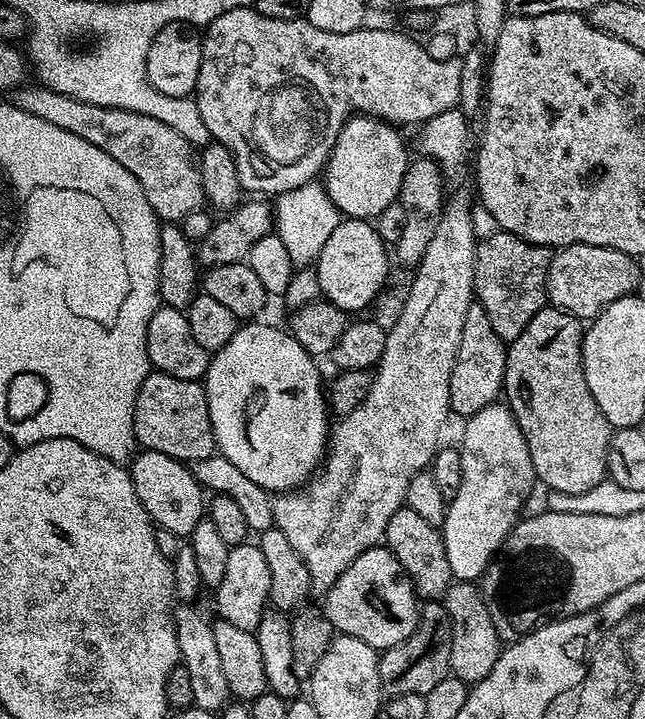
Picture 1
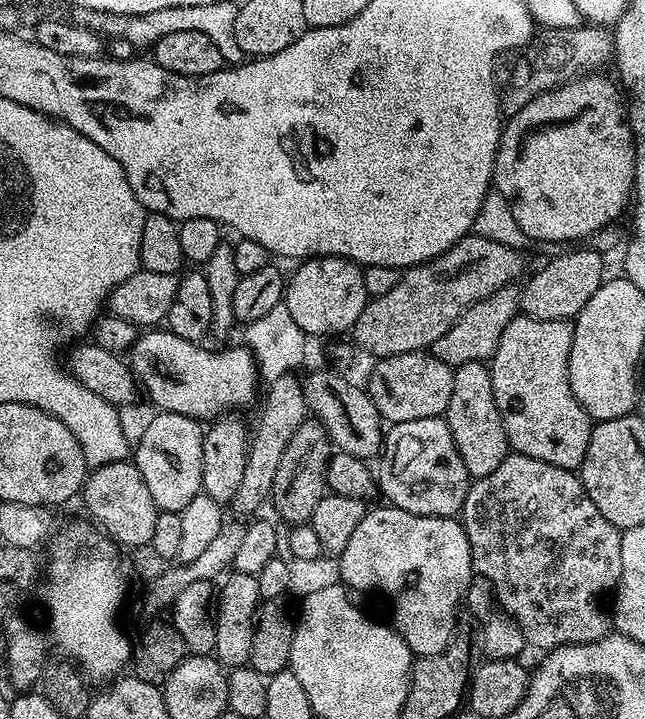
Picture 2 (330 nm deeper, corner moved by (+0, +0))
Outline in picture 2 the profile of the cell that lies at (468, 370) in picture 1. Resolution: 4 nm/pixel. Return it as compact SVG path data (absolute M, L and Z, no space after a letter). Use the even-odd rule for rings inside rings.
M479 360L455 365L454 390L450 394L450 406L445 410L443 419L448 422L448 429L454 438L454 446L462 458L462 466L466 466L469 477L479 478L486 474L494 474L494 470L498 470L498 466L502 466L504 459L510 455L506 430L502 426L502 418L494 398L492 373L485 361Z

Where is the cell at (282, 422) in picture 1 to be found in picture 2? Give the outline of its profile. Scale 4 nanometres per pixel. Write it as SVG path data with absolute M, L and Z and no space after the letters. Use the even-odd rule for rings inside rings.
M148 330L137 339L130 349L130 367L139 387L153 400L162 412L177 412L192 420L211 422L223 417L227 408L236 408L239 404L248 404L256 396L258 383L257 364L247 346L228 348L225 352L207 352L195 340L178 338L178 334L167 330Z

